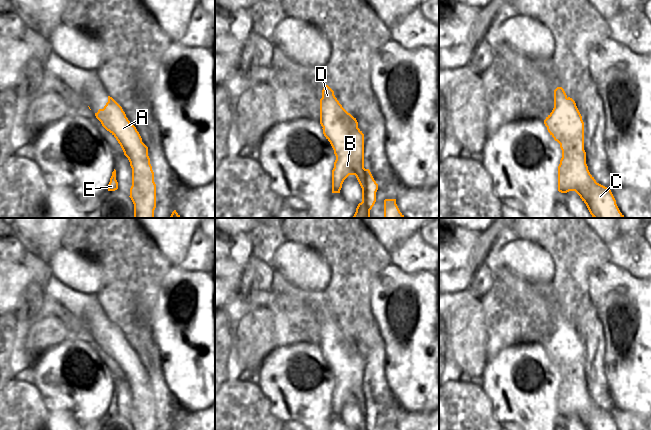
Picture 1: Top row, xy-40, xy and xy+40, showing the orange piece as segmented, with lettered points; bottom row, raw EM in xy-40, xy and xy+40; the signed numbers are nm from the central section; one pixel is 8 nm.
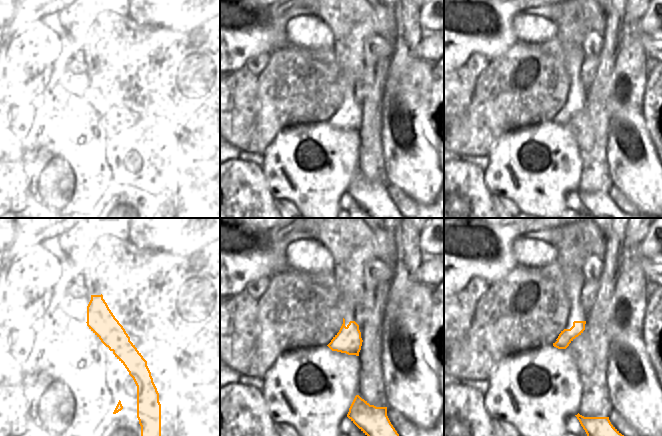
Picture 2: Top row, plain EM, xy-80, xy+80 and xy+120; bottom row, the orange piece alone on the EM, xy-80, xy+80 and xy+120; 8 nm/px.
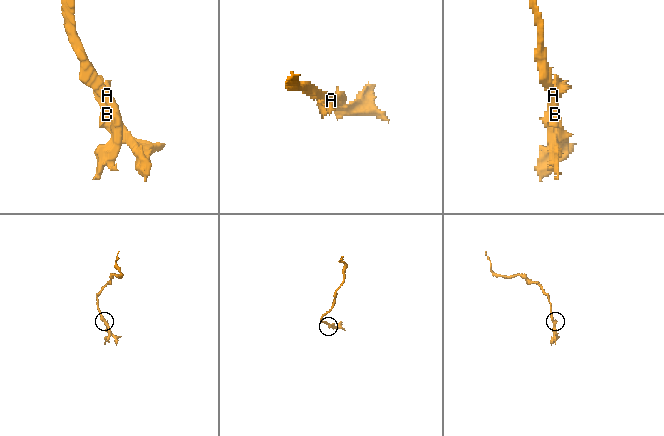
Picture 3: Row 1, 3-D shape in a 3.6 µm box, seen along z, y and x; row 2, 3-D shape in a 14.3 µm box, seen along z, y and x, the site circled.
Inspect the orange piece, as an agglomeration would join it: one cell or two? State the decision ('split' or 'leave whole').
split

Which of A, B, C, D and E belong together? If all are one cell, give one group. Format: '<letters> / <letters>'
A B C E / D

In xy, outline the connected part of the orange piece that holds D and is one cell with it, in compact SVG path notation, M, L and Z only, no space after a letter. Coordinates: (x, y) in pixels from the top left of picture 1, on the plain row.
M325 309L320 323L320 348L322 351L333 351L339 343L345 343L351 338L348 337L339 327L334 315Z

